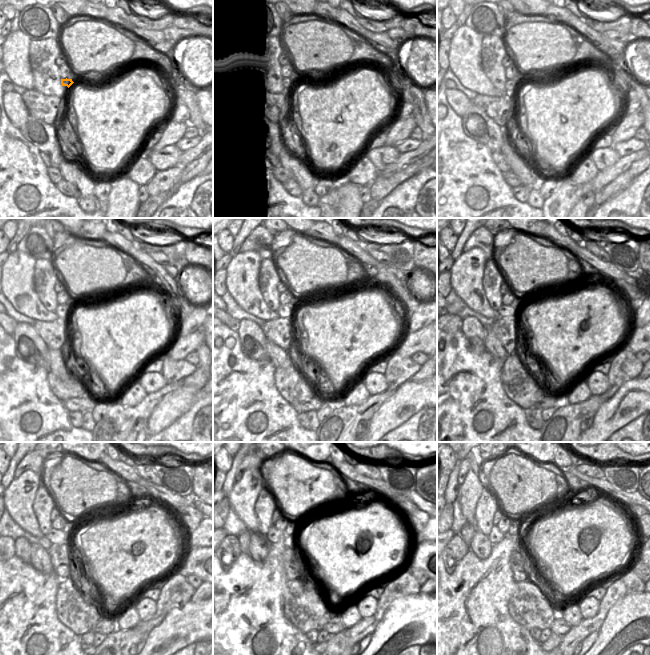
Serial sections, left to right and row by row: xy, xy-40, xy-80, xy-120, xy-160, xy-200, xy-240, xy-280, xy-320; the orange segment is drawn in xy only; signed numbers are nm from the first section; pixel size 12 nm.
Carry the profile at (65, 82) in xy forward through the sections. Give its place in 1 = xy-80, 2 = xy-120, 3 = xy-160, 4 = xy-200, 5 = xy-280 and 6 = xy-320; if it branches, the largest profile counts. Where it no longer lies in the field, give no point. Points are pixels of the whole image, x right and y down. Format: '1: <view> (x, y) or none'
1: xy-80 (510, 85)
2: xy-120 (62, 310)
3: xy-160 (286, 310)
4: xy-200 (505, 310)
5: xy-280 (273, 535)
6: xy-320 (495, 536)

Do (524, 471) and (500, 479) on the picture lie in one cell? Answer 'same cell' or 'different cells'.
same cell

